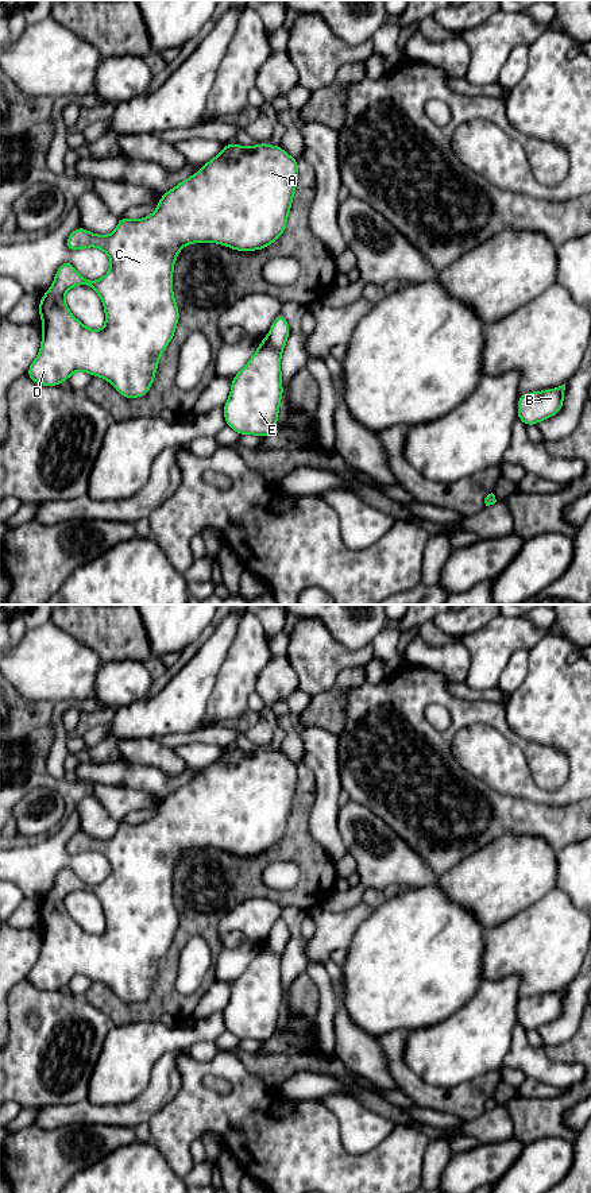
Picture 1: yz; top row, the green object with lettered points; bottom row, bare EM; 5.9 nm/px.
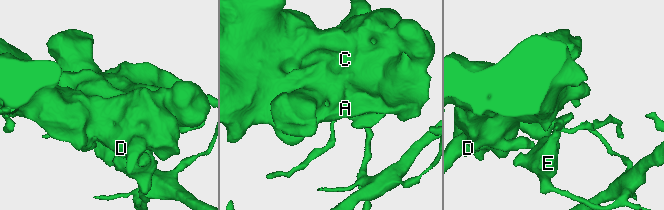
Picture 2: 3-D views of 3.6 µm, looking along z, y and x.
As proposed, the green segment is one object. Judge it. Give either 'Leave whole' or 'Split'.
Split

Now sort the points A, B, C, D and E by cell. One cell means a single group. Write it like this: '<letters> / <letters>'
A C D / B E

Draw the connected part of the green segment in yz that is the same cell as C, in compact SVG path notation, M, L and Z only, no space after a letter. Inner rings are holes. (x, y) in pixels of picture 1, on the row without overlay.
M231 746L196 779L163 798L155 816L150 821L139 825L121 821L111 839L97 839L77 831L66 843L67 856L101 853L109 861L111 873L101 884L93 885L84 883L69 864L58 872L53 889L38 904L39 922L43 927L42 947L38 961L26 978L36 989L59 991L69 985L73 977L85 976L92 981L107 984L127 1004L144 1001L155 984L159 962L170 949L179 926L173 897L173 877L181 853L193 848L217 848L235 856L258 856L277 846L286 835L297 794L298 768L300 765L290 761L281 750L256 748L254 752L244 752ZM78 889L97 896L105 916L103 934L94 935L85 931L69 915L65 897Z

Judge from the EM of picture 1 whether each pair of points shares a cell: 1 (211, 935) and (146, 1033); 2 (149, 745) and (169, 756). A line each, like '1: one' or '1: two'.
1: two
2: one

